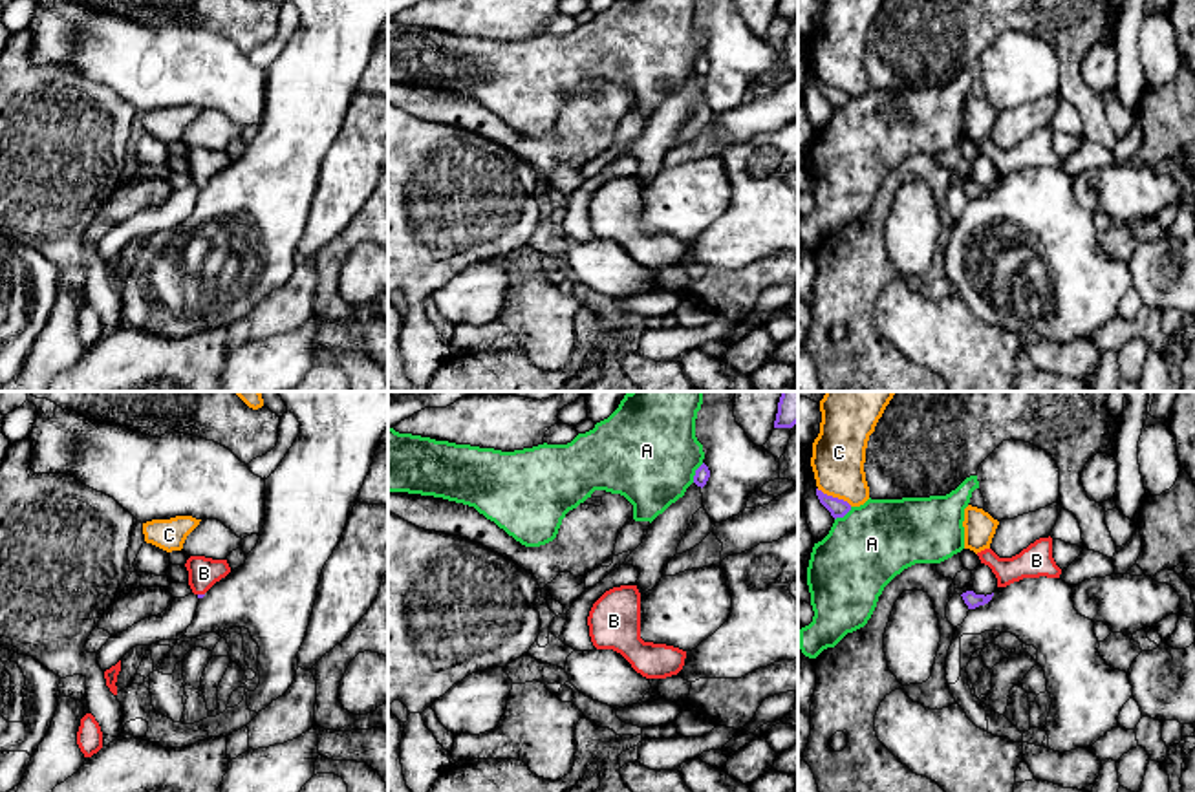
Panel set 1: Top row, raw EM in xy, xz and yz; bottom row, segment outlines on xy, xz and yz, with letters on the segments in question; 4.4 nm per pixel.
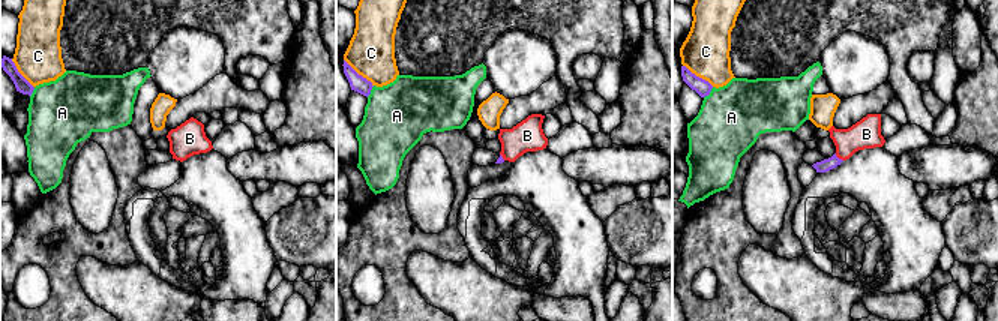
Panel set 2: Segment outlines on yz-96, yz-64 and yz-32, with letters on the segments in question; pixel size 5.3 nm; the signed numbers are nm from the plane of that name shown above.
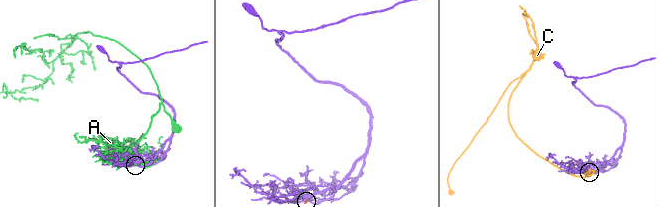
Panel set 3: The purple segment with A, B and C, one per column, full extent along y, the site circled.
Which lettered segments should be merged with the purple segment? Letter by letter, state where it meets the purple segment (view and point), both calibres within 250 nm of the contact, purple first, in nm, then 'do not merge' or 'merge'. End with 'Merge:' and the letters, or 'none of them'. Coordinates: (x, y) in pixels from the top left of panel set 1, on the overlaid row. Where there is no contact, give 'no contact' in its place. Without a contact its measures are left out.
A: xz (696, 472) | 70/460 nm | do not merge
B: xy (202, 595) | 20/140 nm | merge
C: yz (835, 498) | 80/240 nm | do not merge
Merge: B

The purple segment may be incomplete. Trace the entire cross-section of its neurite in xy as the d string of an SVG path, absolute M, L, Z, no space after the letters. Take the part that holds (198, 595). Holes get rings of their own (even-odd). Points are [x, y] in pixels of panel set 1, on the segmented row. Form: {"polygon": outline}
{"polygon": "M190 556L185 567L188 571L188 585L198 598L203 598L216 582L231 573L227 560L205 556Z"}

